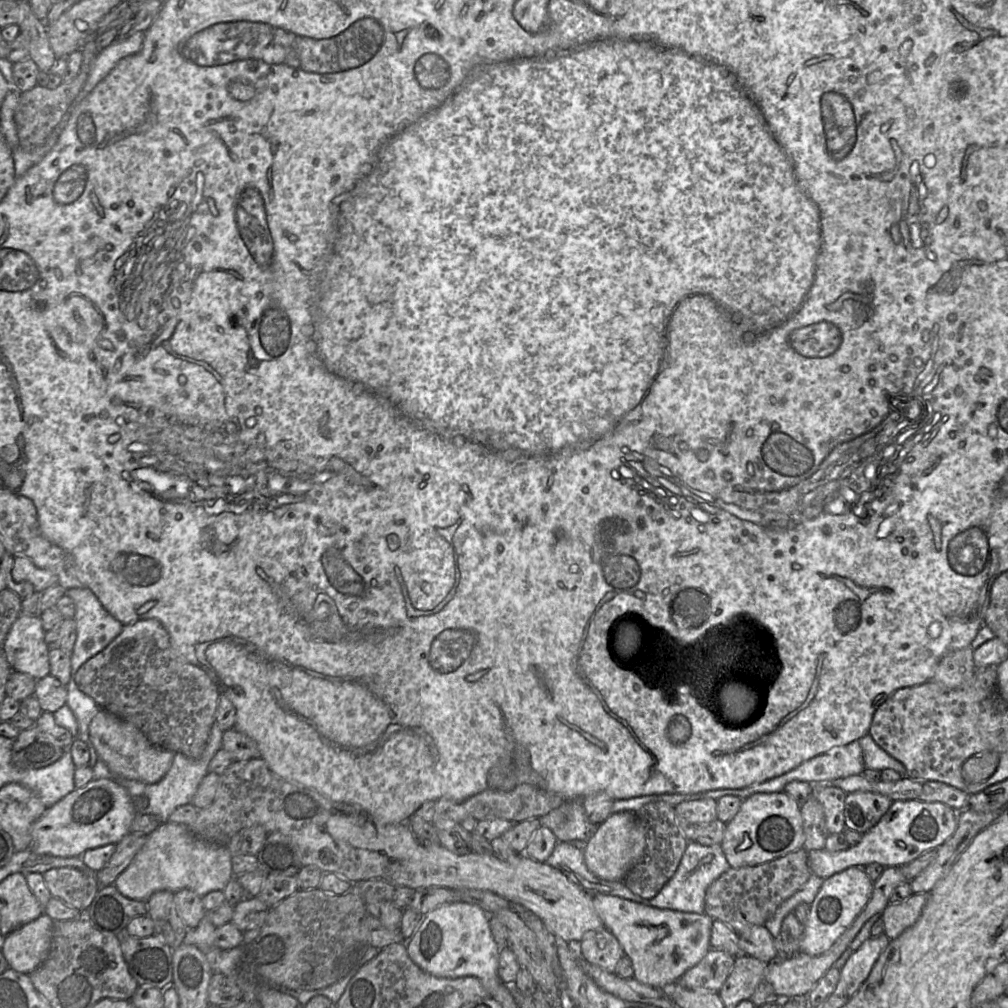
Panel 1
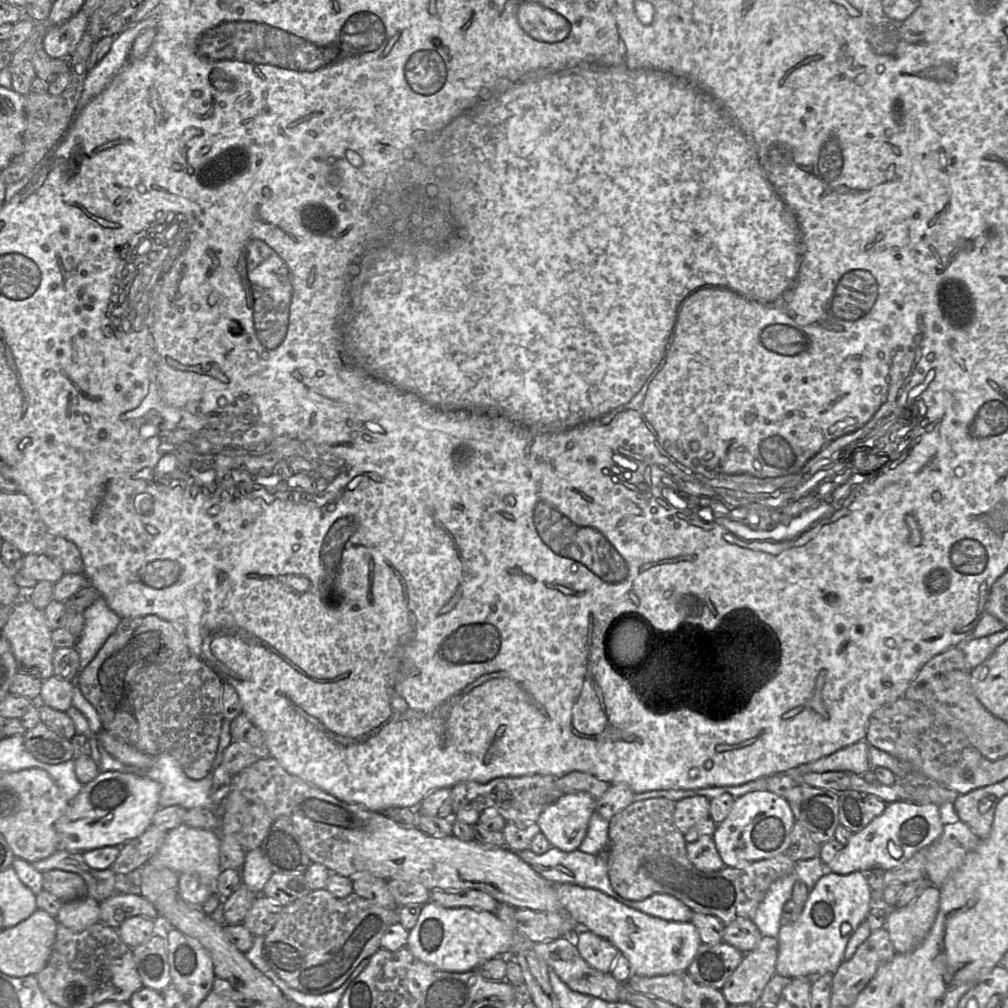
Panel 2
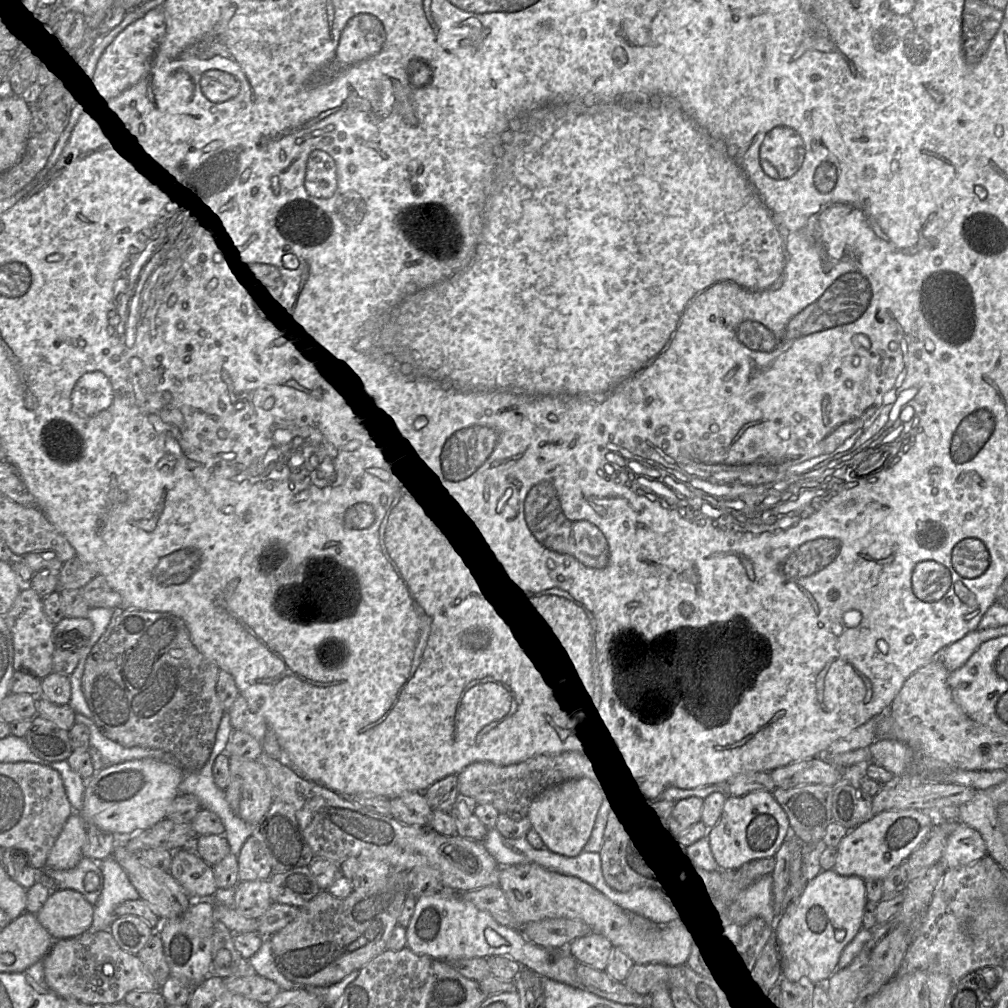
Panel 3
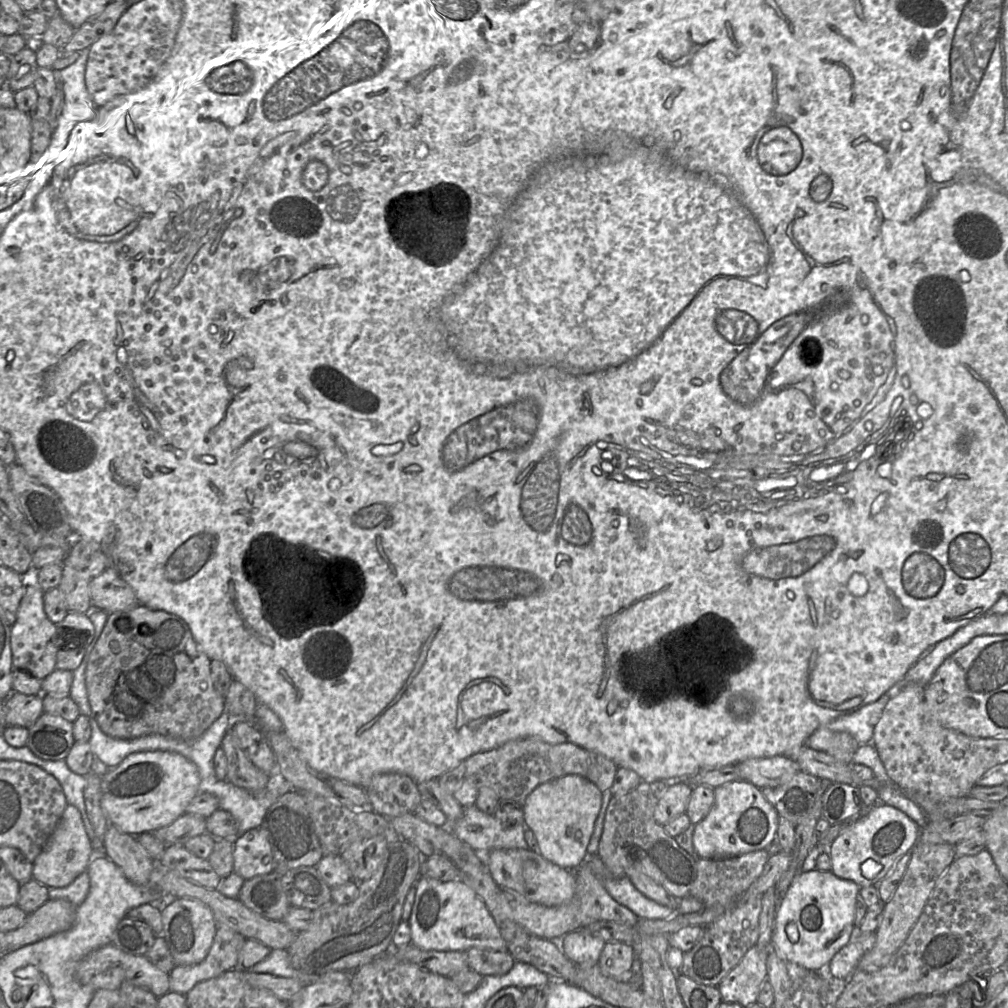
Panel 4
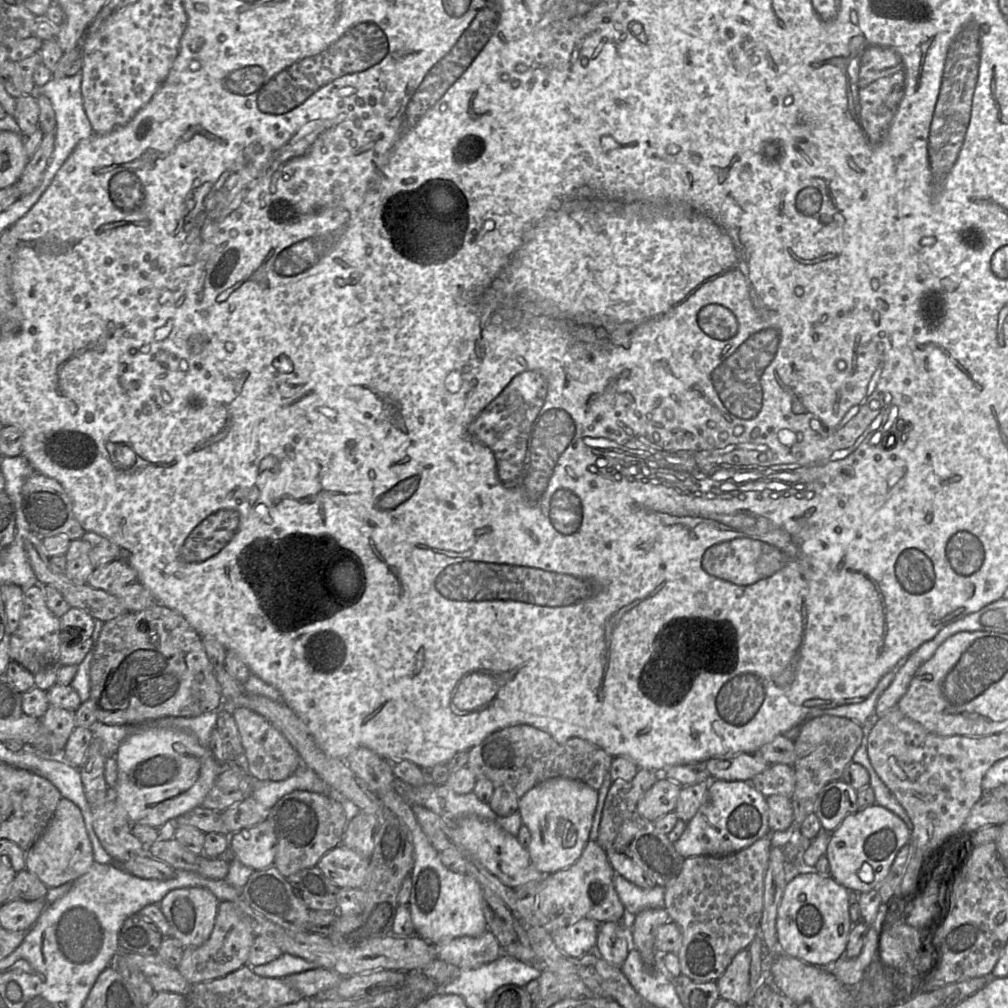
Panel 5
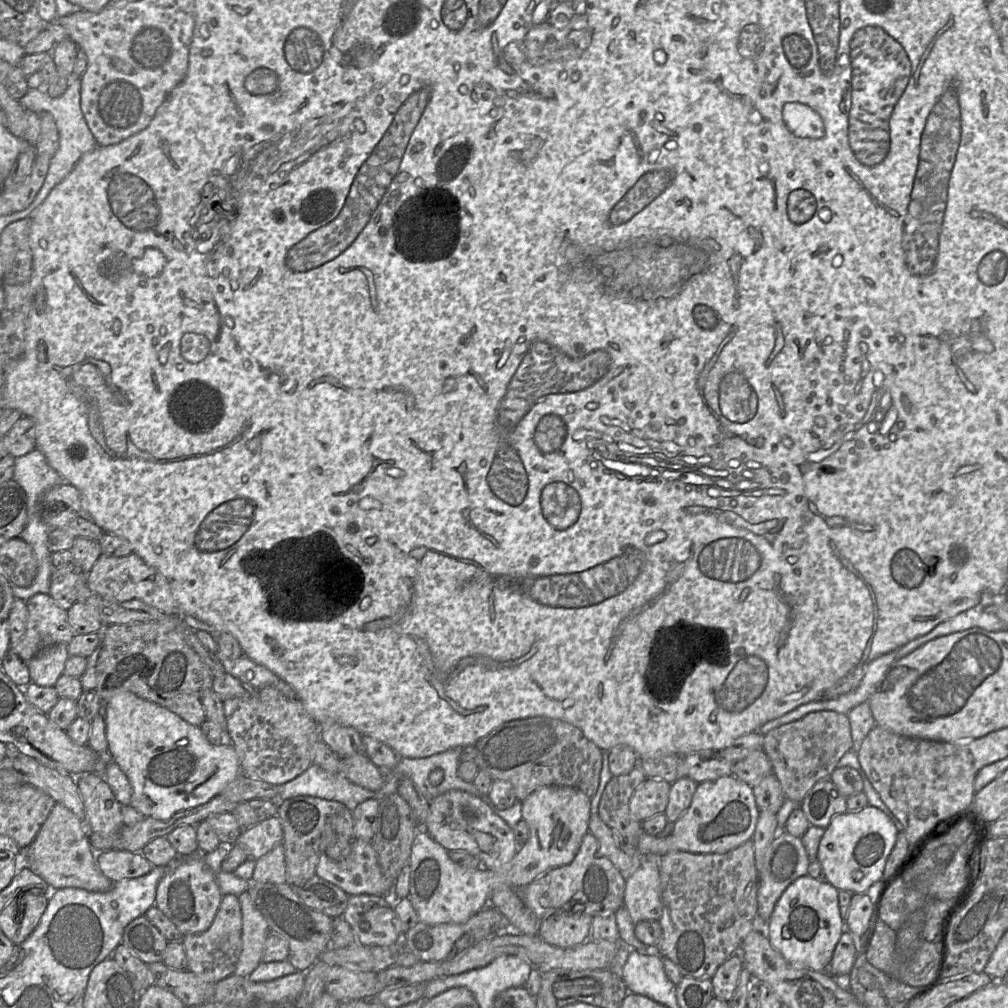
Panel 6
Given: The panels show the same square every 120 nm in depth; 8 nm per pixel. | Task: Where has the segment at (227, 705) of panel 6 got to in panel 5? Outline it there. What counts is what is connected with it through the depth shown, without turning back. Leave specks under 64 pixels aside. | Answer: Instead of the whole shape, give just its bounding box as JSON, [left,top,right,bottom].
[231,708,304,781]

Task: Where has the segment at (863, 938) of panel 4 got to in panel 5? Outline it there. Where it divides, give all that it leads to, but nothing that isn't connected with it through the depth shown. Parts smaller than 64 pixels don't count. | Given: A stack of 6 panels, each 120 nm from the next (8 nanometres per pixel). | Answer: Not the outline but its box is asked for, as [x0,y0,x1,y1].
[833,910,885,987]

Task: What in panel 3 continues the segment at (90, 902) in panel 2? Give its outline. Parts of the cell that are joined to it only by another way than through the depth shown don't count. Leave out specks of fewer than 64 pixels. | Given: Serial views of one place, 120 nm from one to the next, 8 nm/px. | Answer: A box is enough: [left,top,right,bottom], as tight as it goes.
[36,889,94,939]

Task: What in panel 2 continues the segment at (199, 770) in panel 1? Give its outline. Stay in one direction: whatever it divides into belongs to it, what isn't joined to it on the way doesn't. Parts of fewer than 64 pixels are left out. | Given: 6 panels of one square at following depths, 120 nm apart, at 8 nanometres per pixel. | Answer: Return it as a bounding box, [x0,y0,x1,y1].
[97,718,232,812]

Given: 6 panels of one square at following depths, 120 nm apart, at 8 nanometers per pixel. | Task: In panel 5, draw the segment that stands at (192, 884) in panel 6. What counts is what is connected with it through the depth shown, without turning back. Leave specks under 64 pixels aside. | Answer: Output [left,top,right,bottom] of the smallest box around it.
[159,887,219,947]

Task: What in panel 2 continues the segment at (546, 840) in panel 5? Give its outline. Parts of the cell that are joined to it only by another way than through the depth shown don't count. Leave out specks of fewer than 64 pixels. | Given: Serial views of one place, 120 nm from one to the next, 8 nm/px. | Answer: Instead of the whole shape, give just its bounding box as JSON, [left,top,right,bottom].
[536,793,596,852]

